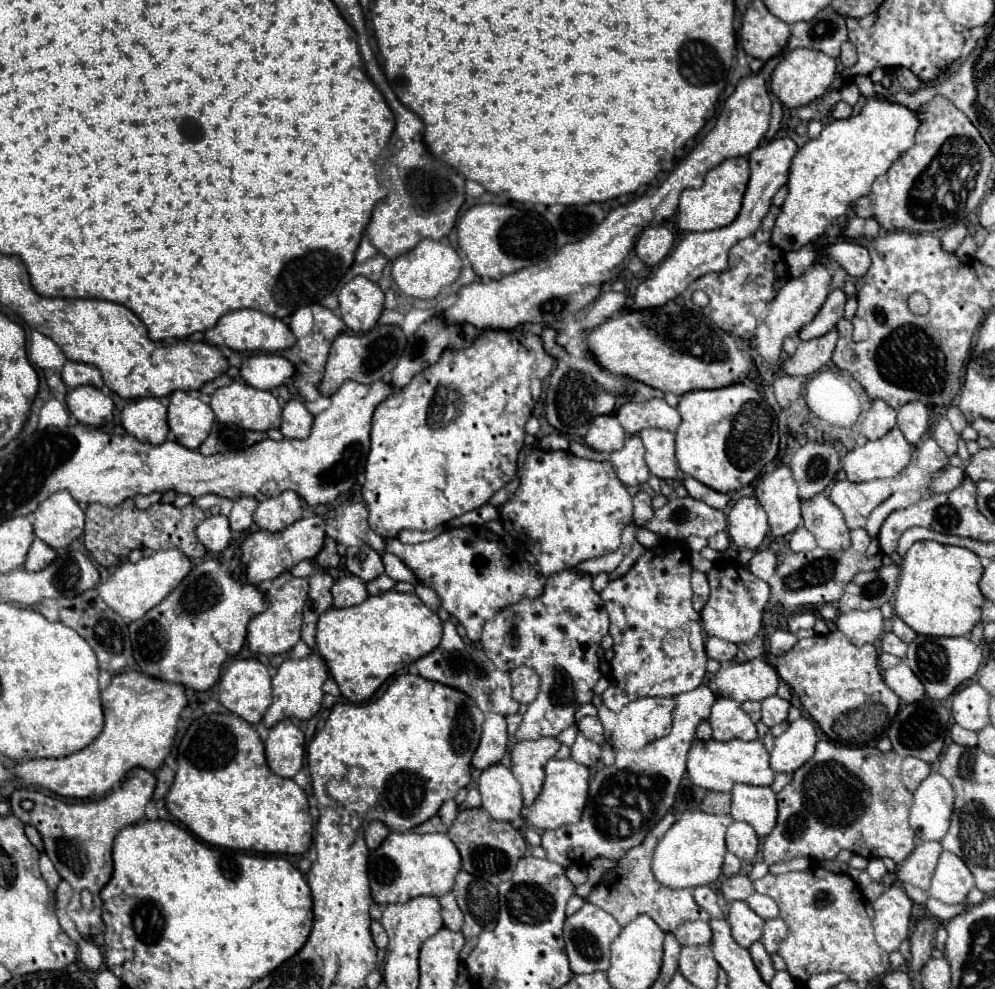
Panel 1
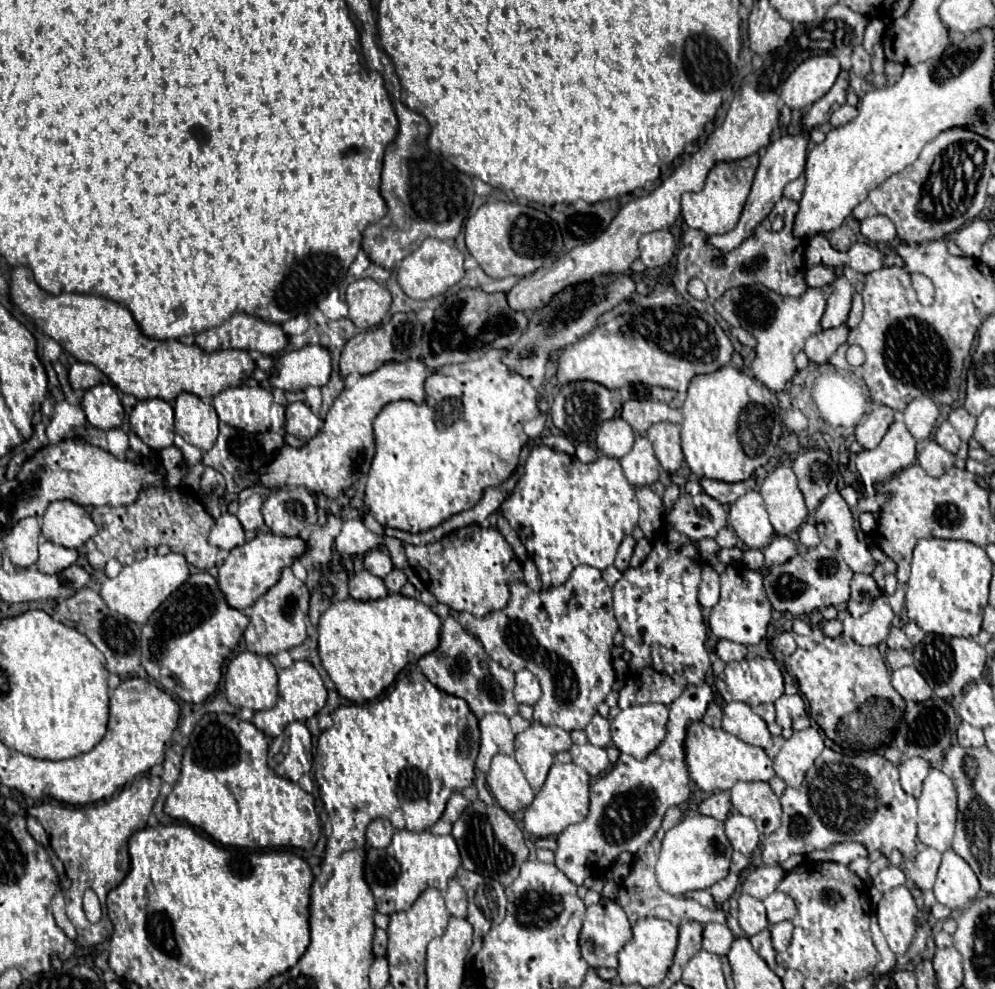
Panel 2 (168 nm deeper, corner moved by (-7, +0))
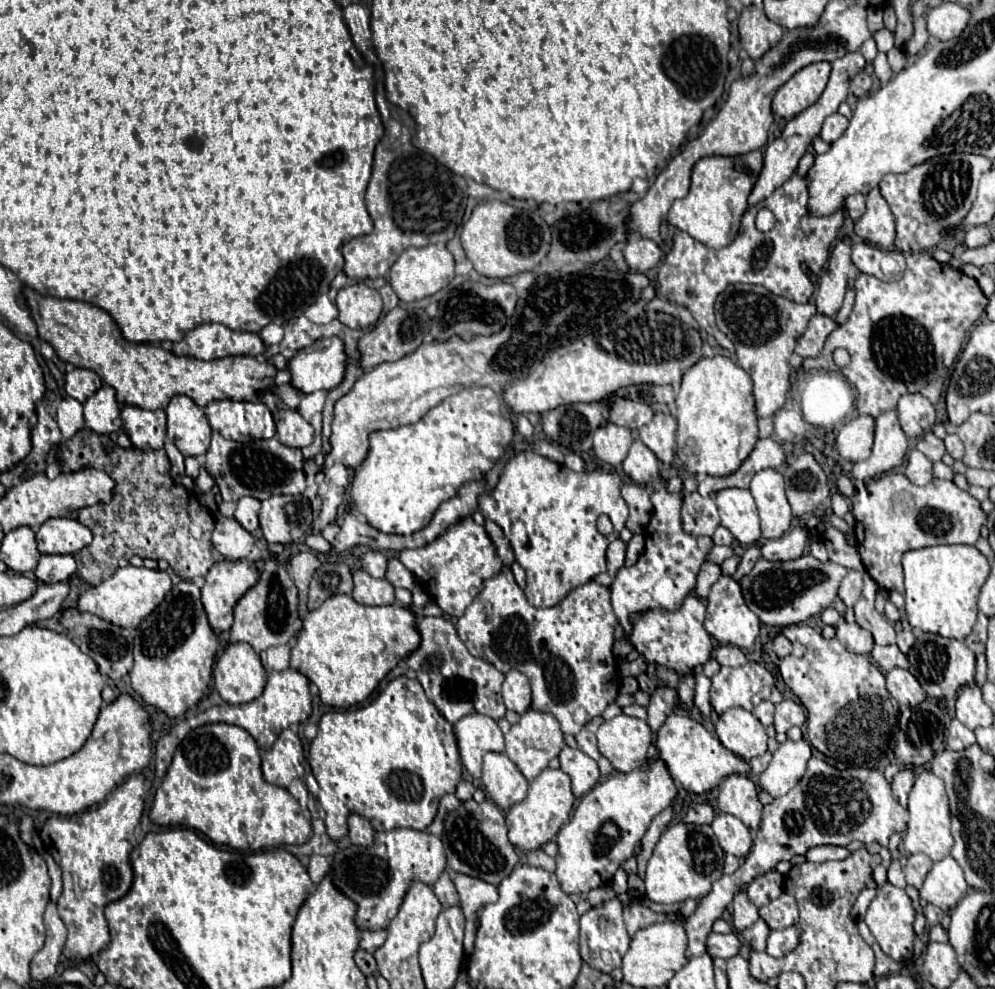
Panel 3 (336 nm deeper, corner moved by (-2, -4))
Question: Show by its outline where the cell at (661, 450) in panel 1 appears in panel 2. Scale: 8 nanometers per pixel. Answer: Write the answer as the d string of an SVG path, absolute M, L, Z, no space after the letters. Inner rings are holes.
M656 423L648 429L648 441L654 447L660 467L668 473L676 473L684 461L680 449L680 429L672 423Z

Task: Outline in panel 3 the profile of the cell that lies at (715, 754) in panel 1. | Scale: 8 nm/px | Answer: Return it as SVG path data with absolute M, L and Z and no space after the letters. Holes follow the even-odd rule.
M671 713L663 721L655 735L655 749L659 759L667 765L671 779L679 781L691 793L711 791L719 787L719 783L731 773L749 775L749 765L745 759L727 751L715 735L711 735L701 723L693 721L685 713Z

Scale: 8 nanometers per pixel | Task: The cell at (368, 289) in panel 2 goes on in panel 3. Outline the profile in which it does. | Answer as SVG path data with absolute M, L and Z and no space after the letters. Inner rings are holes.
M363 281L343 287L337 293L335 305L339 309L339 321L351 329L369 329L381 315L381 297L377 289L371 289Z

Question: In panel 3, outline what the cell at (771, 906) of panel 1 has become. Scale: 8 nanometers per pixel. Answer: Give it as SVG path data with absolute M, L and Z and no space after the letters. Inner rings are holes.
M781 893L769 905L759 909L759 915L771 929L785 929L797 923L797 901L789 893Z

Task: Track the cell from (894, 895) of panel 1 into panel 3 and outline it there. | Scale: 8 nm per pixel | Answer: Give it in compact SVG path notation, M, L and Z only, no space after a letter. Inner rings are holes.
M889 881L883 883L883 885L879 885L879 893L871 901L871 905L869 905L863 921L871 929L873 937L877 939L879 947L883 949L883 953L887 953L891 959L899 961L899 959L907 957L913 951L913 939L915 939L915 933L913 933L915 909L913 909L913 903L911 903L909 895L905 893L905 889L899 889L899 887L891 885Z

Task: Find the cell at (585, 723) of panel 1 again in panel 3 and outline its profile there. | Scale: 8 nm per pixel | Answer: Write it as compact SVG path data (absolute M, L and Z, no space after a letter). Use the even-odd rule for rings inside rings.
M593 717L587 725L583 725L583 729L575 735L575 739L577 739L577 747L583 751L583 753L587 753L591 759L599 759L601 757L601 753L599 753L599 749L597 749L597 741L595 741L595 731L599 729L599 725L603 723L603 717Z

